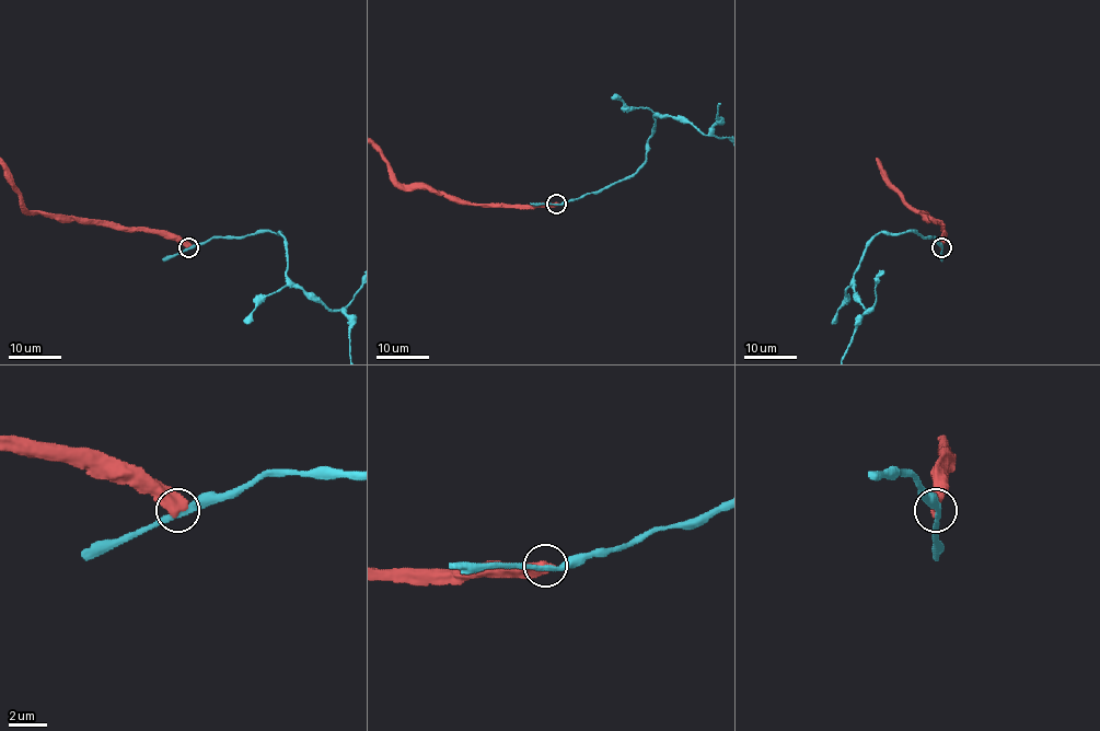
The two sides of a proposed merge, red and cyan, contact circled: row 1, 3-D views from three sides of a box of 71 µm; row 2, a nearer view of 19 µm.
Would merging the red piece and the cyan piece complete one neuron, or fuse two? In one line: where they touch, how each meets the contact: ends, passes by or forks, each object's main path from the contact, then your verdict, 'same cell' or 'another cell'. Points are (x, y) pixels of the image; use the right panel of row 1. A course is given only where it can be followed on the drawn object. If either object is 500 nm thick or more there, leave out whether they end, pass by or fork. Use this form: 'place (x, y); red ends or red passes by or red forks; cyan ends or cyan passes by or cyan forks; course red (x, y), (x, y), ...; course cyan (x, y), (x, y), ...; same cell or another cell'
place (941, 247); course cyan (941, 247), (915, 233), (878, 233), (854, 277), (856, 298), (872, 310), (859, 321); another cell

